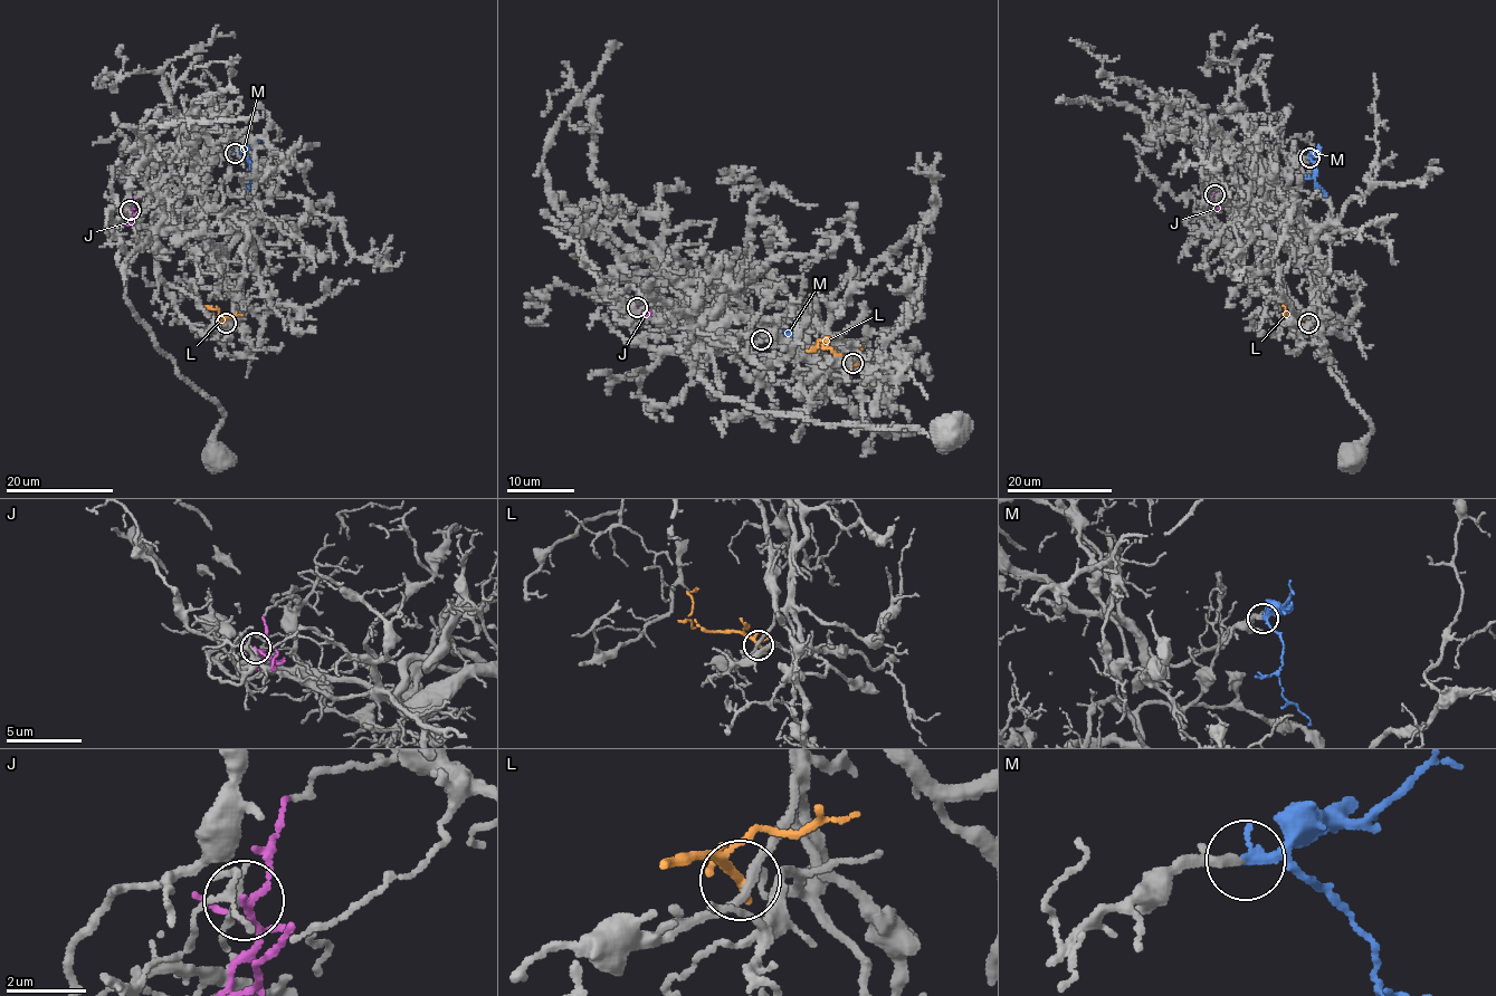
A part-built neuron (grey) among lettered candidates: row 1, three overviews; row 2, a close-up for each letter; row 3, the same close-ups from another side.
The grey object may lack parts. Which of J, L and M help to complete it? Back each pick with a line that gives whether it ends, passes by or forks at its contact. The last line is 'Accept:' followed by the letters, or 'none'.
M: it passes by
Accept: M

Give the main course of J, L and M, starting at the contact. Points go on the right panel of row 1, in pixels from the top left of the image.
J: (1213, 194), (1219, 199), (1219, 207), (1206, 197)
L: (1308, 323), (1286, 316), (1286, 303)
M: (1309, 157), (1316, 171), (1315, 184), (1326, 195)

